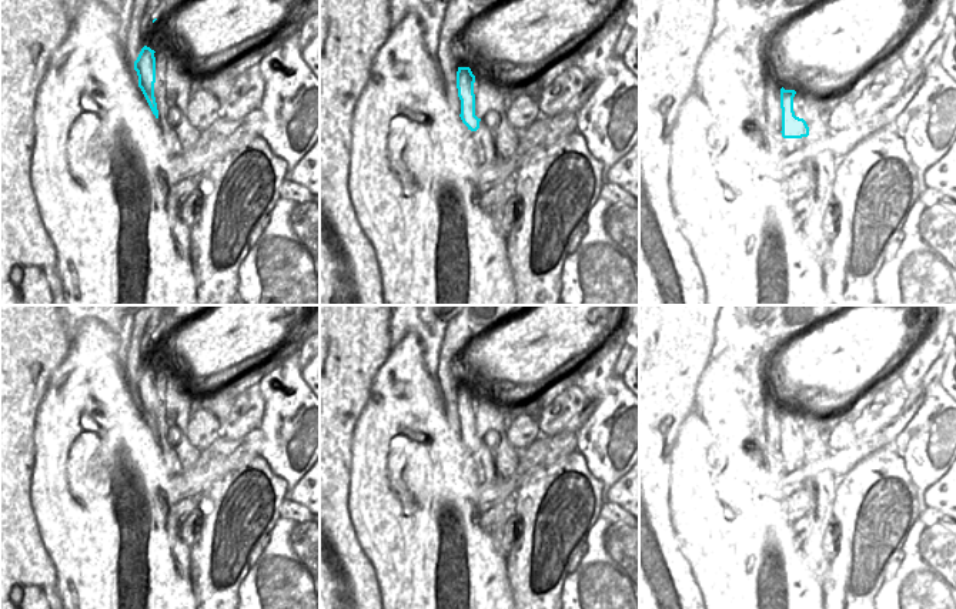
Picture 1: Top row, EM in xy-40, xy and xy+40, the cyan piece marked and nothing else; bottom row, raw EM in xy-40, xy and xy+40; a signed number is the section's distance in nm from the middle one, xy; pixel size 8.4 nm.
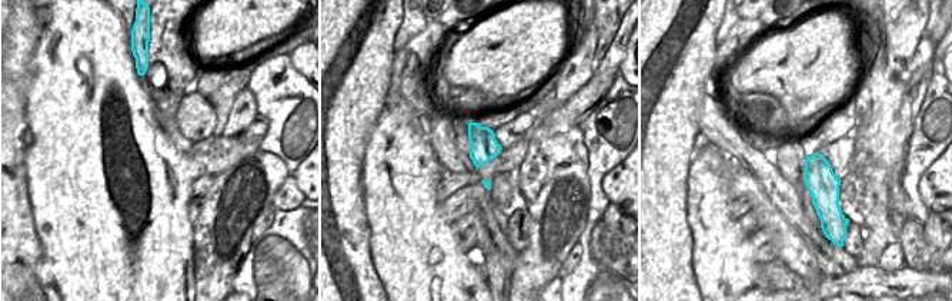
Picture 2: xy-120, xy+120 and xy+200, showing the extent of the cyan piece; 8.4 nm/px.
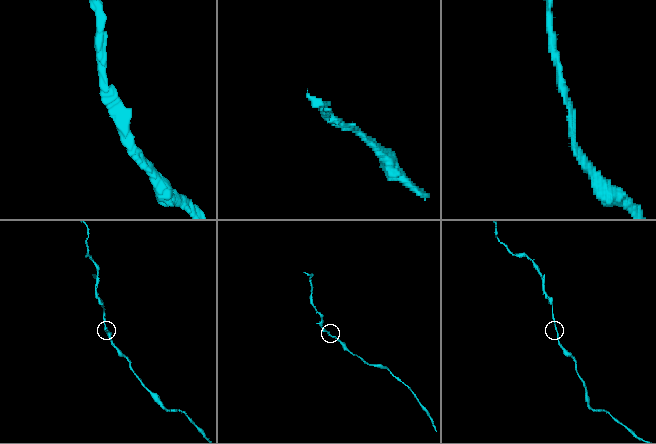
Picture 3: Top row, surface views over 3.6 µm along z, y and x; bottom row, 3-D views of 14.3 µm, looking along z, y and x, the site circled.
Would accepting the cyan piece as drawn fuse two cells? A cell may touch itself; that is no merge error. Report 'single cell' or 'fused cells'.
single cell

